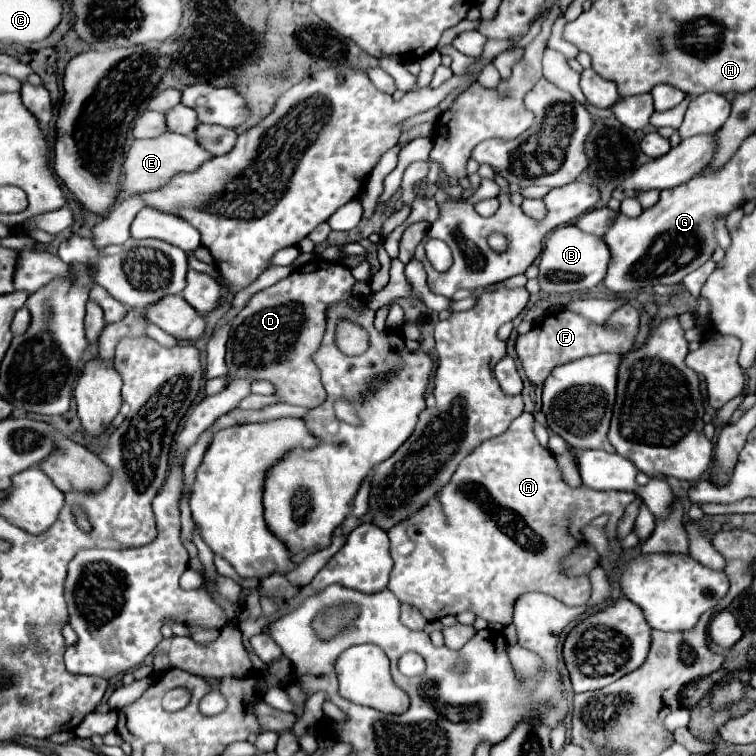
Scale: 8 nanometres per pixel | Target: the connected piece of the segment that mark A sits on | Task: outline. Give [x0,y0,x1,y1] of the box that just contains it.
[388,412,636,626]

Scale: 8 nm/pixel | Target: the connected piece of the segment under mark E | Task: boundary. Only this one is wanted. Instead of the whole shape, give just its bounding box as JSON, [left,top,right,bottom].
[122,132,214,194]

